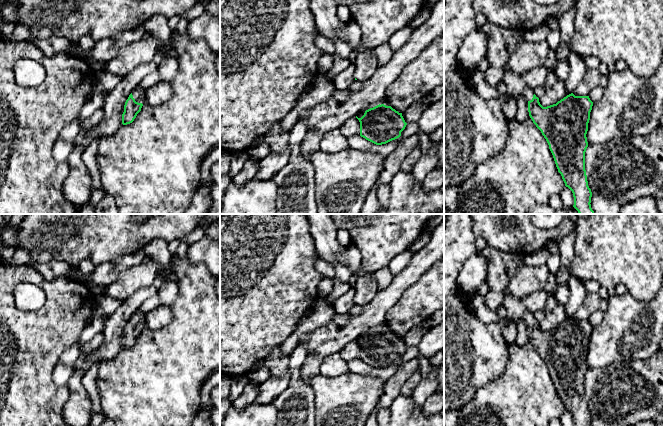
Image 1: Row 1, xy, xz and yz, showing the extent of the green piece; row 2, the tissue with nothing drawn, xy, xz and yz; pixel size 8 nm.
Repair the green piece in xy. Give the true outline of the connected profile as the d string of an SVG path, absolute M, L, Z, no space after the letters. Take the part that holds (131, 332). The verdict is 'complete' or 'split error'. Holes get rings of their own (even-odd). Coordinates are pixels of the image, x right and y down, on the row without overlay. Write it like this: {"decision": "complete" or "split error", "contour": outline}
{"decision": "split error", "contour": "M138 310L129 319L124 329L122 348L127 349L134 345L144 328L144 315Z"}

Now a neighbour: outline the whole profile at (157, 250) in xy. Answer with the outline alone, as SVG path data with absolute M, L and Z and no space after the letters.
M162 239L149 242L144 246L143 250L145 256L161 266L167 265L173 259L173 255L168 250L168 242Z

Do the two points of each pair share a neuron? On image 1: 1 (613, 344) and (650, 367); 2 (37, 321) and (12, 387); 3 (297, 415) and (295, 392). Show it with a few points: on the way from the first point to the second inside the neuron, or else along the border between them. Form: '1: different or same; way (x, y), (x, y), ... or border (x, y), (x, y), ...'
1: different; border (652, 354), (645, 359), (633, 359), (616, 363)
2: same; way (36, 337), (30, 343), (30, 351), (15, 371)
3: same; way (296, 409), (296, 398)

